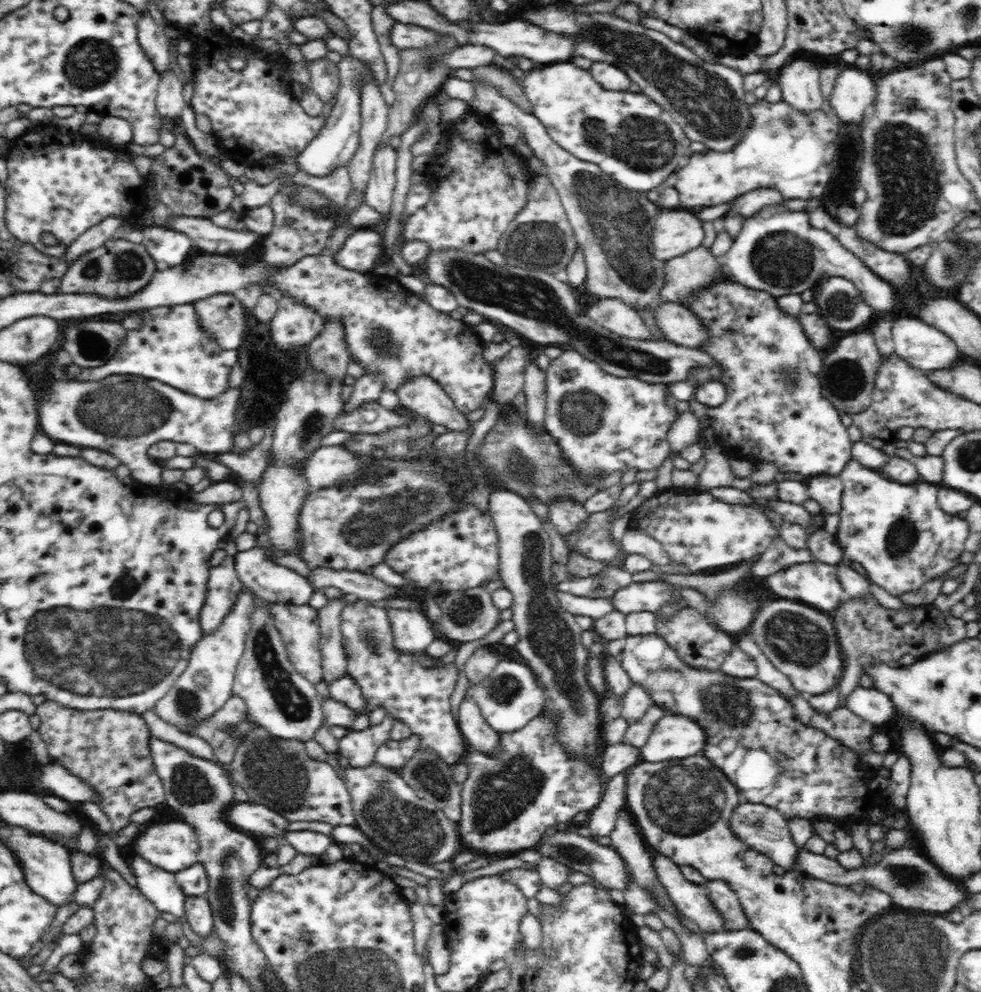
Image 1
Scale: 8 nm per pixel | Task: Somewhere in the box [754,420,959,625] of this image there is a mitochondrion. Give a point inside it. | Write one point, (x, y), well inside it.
(901, 536)

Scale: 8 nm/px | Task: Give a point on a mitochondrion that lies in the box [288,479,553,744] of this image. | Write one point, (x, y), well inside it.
(378, 519)

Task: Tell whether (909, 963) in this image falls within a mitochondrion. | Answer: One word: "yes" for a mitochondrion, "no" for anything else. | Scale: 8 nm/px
yes

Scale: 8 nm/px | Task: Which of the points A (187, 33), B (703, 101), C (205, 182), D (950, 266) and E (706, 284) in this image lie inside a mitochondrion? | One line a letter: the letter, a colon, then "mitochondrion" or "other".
A: other
B: mitochondrion
C: other
D: mitochondrion
E: other

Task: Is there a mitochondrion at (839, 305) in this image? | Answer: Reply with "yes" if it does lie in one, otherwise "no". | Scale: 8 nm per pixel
yes

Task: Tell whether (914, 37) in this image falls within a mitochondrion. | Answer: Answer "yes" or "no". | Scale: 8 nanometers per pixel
yes

